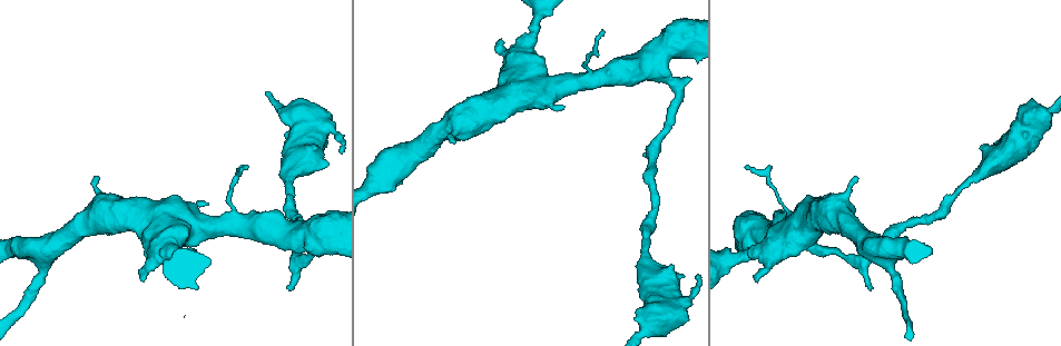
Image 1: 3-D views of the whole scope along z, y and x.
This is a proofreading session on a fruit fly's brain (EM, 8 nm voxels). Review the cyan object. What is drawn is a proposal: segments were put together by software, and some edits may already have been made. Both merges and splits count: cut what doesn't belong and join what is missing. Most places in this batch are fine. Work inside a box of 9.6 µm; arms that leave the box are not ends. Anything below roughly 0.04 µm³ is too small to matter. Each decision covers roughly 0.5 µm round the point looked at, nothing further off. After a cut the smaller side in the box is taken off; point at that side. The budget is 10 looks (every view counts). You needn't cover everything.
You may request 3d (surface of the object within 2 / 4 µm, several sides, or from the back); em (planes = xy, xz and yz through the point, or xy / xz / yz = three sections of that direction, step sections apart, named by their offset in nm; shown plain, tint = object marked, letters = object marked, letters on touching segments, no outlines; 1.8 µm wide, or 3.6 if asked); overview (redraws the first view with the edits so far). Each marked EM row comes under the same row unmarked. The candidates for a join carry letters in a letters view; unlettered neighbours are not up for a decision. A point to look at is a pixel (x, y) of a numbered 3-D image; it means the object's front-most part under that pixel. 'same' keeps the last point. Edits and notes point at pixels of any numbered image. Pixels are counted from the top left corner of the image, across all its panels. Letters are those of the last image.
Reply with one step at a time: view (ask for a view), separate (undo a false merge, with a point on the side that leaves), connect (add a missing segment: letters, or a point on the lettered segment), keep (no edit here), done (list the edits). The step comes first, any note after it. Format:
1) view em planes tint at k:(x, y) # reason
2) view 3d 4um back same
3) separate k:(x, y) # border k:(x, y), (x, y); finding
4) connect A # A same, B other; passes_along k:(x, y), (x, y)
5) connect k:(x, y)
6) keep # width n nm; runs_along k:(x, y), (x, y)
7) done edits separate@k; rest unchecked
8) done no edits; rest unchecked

view em xz step 4 letters at 1:(98, 178)

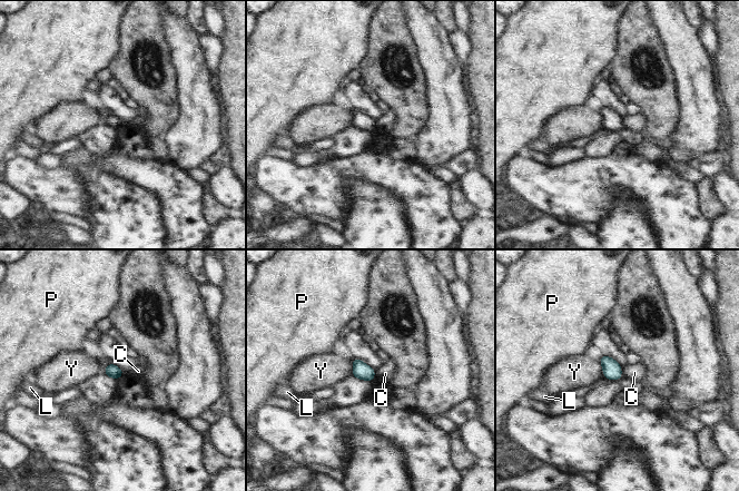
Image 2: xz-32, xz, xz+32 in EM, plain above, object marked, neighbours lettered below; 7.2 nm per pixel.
view em planes letters same # another direction

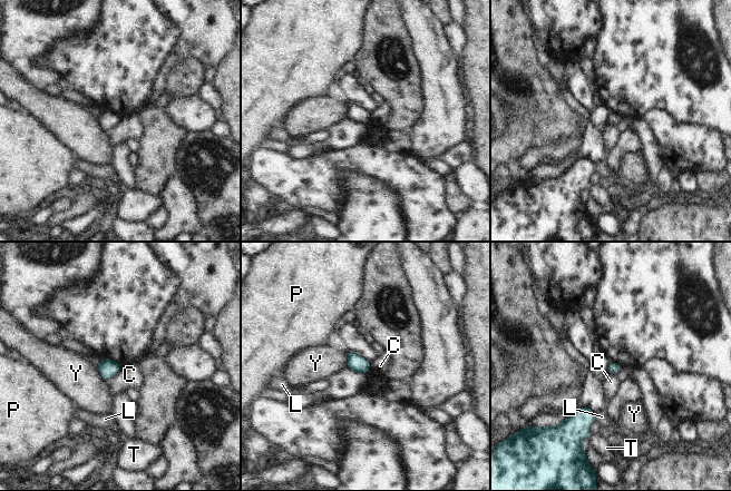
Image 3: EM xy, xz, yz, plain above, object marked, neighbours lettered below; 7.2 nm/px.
keep # longest_contact Y 120 nm; C other, L other, P other, T other, Y other; none of them fits

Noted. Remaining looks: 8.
view 3d 2um back at 1:(290, 289)

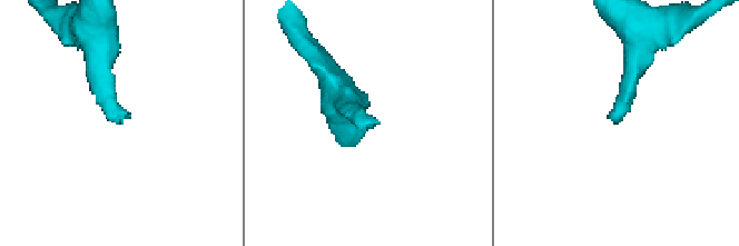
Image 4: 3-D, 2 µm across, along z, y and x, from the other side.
view em planes letters at 4:(618, 124)

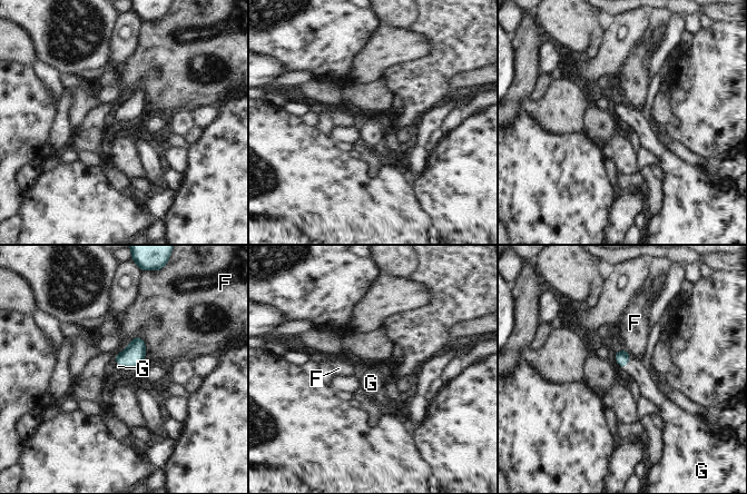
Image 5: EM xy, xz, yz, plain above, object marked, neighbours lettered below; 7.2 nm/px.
connect G # longest_contact F 160 nm; F other, G same; passes_along 5:(622, 357), (626, 364), (649, 388); it goes on there

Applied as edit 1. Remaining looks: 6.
view em planes letters at 1:(553, 91) # sudden change in width

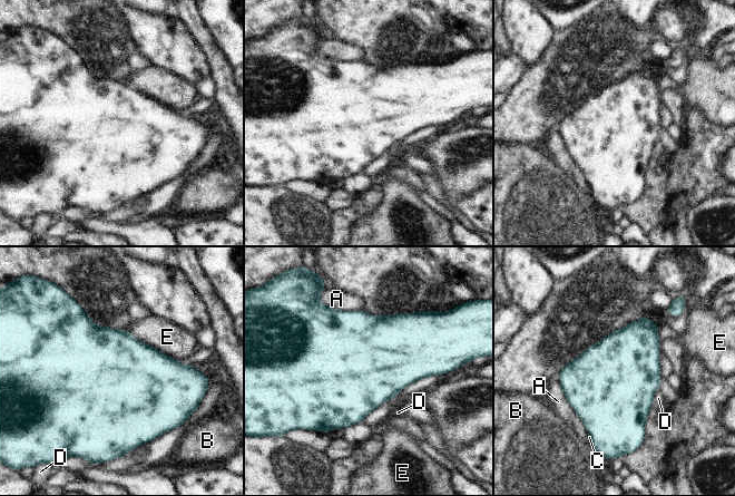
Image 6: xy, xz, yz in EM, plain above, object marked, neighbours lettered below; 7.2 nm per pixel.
keep # A other, B other, C other, D other, E other; border 6:(127, 331), (178, 361); one cell here

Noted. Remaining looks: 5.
done edits connect@5; rest unchecked

